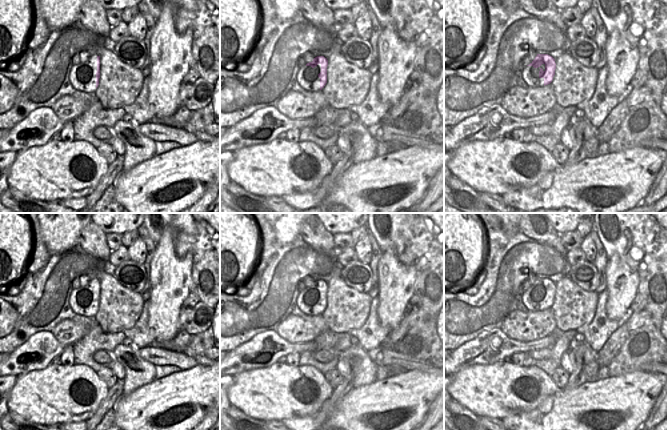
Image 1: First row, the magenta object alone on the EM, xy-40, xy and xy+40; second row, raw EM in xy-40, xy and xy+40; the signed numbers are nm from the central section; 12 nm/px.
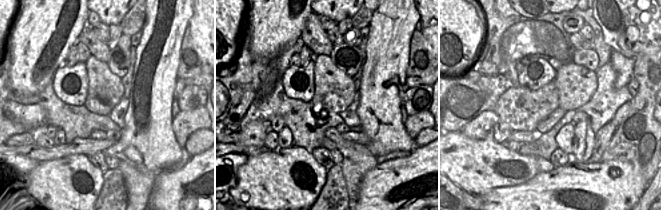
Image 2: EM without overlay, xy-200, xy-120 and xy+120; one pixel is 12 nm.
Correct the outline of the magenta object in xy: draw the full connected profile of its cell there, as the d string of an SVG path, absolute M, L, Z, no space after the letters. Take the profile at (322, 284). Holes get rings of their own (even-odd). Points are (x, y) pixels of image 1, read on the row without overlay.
M317 280L313 283L312 286L307 287L306 290L311 290L312 292L314 292L318 288L321 289L321 296L318 298L318 301L320 302L320 314L322 314L327 307L327 282L325 282L324 280Z

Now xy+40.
M537 278L535 283L527 290L540 292L539 302L544 303L544 310L552 306L556 293L555 283L552 280L548 278Z

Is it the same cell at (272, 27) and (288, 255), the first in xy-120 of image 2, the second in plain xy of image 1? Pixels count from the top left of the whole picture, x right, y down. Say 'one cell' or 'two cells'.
two cells

